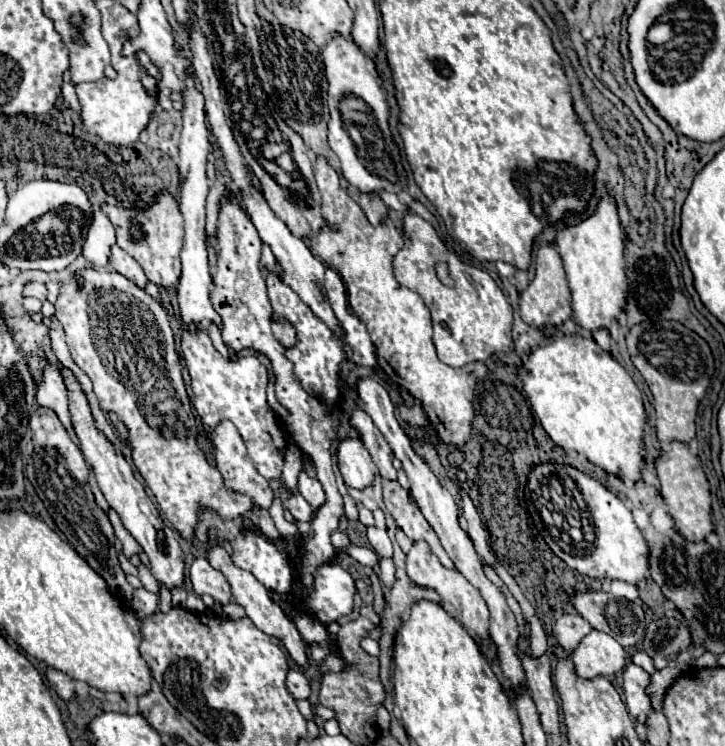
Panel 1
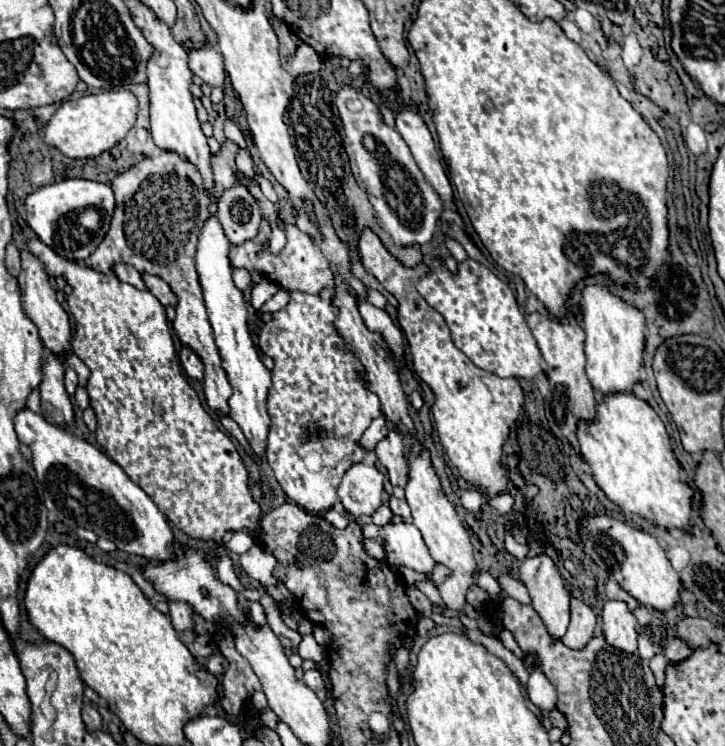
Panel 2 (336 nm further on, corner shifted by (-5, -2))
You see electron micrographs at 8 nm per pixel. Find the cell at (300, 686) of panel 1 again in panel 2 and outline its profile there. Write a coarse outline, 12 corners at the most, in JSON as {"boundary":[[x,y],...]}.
{"boundary":[[307,670],[303,682],[325,700],[327,690],[319,670]]}

